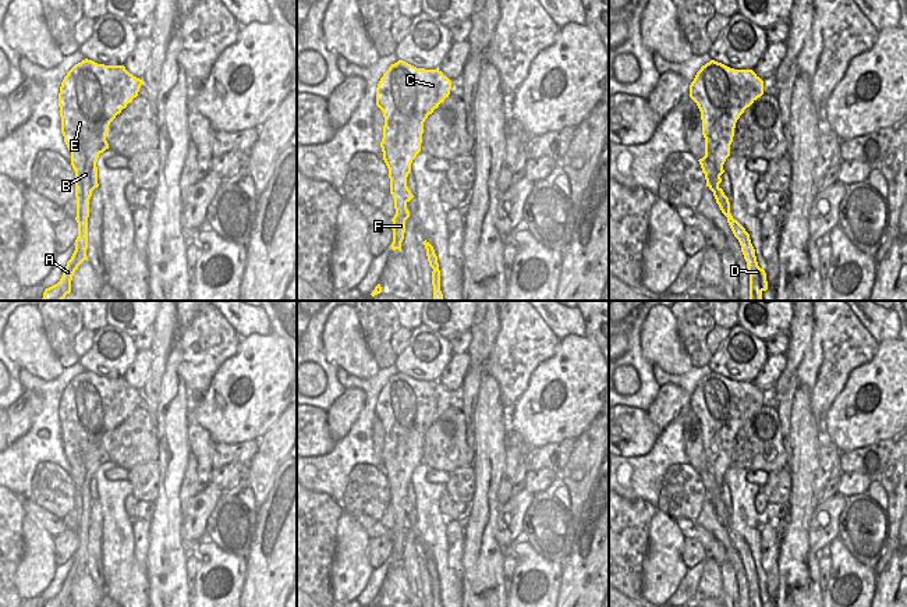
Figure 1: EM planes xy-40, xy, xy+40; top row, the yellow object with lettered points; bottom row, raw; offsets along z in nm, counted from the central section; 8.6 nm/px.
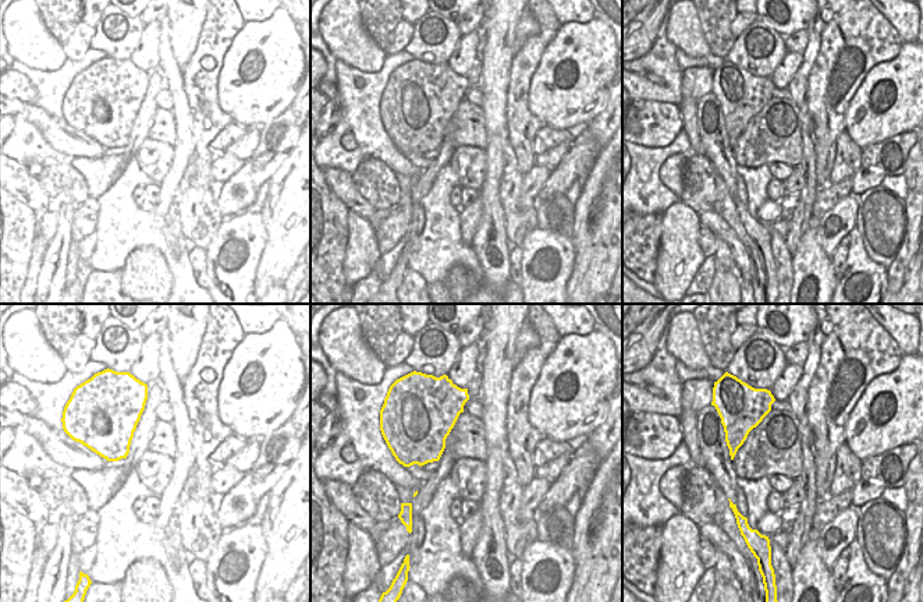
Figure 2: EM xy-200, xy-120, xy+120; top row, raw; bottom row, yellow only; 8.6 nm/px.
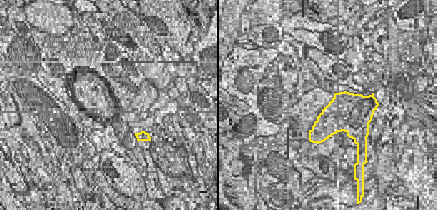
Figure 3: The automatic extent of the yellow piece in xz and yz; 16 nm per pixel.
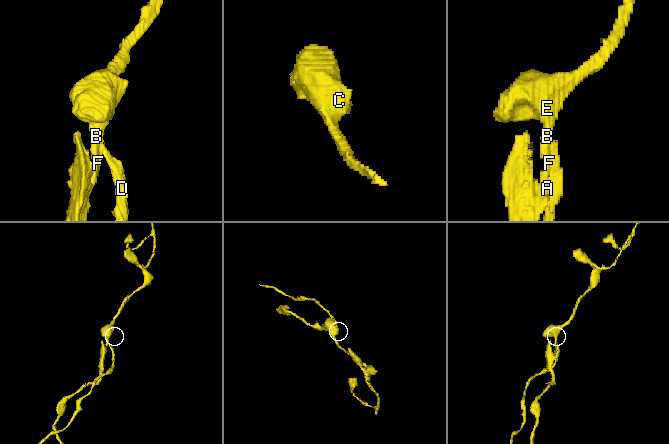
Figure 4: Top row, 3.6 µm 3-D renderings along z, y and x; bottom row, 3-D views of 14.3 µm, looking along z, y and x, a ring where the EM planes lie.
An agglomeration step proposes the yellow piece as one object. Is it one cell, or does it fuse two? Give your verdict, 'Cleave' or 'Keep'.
Cleave

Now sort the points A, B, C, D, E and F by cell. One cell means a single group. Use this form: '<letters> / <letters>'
A B C E F / D

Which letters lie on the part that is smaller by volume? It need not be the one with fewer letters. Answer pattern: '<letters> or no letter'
D

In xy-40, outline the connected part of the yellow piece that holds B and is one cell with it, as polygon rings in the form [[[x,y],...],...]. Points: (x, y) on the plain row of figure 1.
[[[82,372],[75,376],[64,388],[60,405],[59,419],[61,429],[61,446],[71,464],[71,478],[75,483],[75,510],[77,510],[77,535],[78,549],[75,562],[67,574],[60,593],[45,601],[43,607],[67,607],[71,604],[71,592],[78,578],[86,572],[88,561],[88,529],[89,511],[92,503],[99,498],[96,473],[100,465],[109,461],[106,446],[110,434],[138,408],[142,391],[130,386],[124,377],[104,377],[92,372]]]

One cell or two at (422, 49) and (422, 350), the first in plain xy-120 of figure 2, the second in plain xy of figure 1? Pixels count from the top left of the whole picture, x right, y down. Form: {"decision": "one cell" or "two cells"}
{"decision": "one cell"}

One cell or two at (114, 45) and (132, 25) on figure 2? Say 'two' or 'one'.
one

